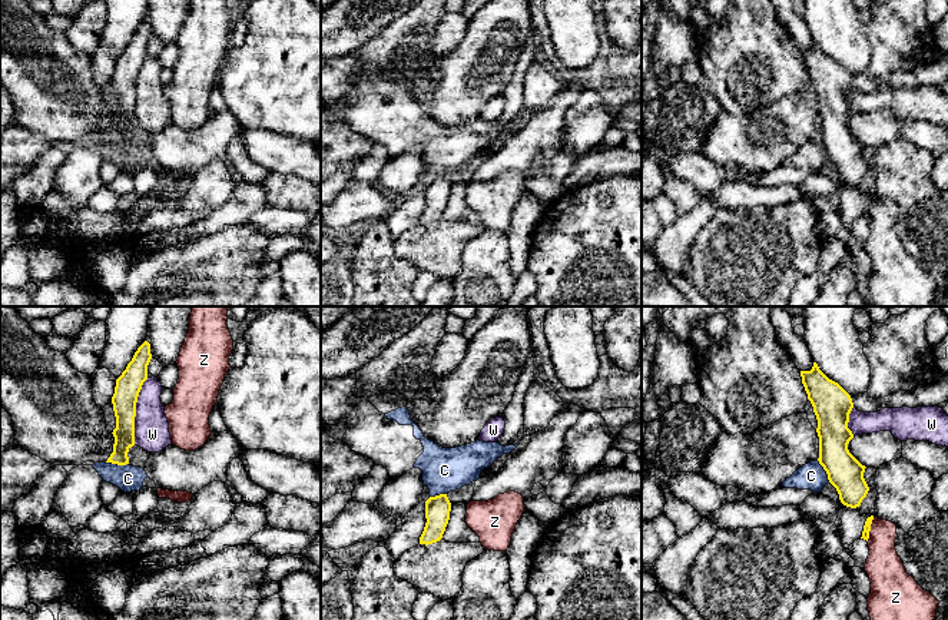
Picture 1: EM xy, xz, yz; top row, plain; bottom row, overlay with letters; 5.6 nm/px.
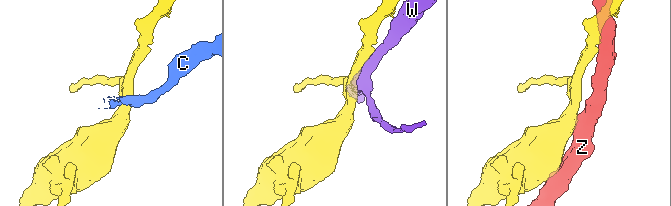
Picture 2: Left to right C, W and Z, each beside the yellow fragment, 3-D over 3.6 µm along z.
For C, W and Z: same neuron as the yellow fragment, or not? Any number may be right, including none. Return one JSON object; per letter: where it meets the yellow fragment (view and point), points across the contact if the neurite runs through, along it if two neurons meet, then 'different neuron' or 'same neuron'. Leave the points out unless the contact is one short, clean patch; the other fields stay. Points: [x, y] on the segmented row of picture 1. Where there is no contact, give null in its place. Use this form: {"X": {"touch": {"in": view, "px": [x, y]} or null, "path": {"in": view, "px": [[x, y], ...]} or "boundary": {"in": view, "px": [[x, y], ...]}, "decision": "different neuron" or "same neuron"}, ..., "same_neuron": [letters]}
{"C": {"touch": {"in": "xy", "px": [116, 463]}, "boundary": {"in": "xy", "px": [[105, 461], [128, 464]]}, "decision": "different neuron"}, "W": {"touch": {"in": "xy", "px": [135, 411]}, "decision": "different neuron"}, "Z": {"touch": {"in": "yz", "px": [869, 529]}, "boundary": {"in": "yz", "px": [[874, 517], [867, 540]]}, "decision": "different neuron"}, "same_neuron": []}

